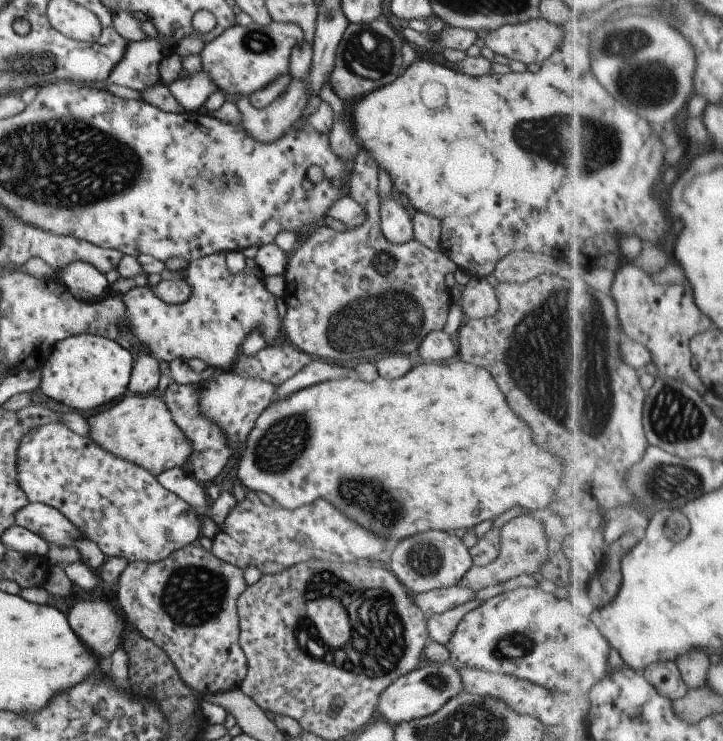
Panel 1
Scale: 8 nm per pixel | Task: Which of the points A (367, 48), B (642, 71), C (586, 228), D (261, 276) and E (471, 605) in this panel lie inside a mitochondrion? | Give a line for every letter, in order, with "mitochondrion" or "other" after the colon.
A: mitochondrion
B: mitochondrion
C: other
D: other
E: other

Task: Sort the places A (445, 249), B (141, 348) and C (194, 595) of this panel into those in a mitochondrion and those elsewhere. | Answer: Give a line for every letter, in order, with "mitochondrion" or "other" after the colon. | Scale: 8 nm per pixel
A: other
B: other
C: mitochondrion

